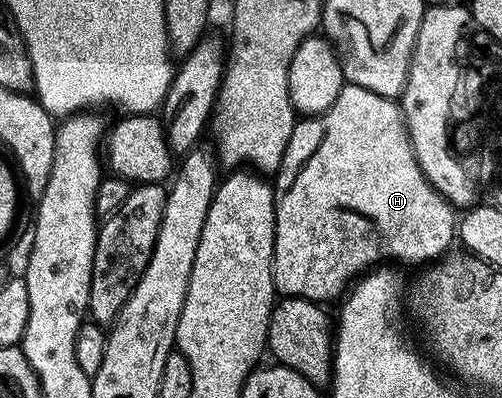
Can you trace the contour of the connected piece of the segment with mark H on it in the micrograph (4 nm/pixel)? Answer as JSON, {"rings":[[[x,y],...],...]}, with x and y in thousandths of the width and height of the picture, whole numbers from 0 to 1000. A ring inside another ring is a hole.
{"rings":[[[703,209],[685,216],[653,279],[600,296],[592,307],[586,334],[578,334],[578,354],[570,364],[562,415],[546,442],[546,470],[554,487],[550,490],[550,613],[542,648],[542,693],[550,709],[552,734],[566,746],[618,751],[624,761],[639,766],[651,764],[651,751],[675,754],[695,729],[703,704],[767,656],[781,656],[773,651],[815,651],[821,661],[837,661],[843,651],[875,653],[898,623],[892,618],[898,616],[900,601],[904,611],[912,590],[910,523],[890,510],[841,435],[813,342],[813,319],[805,312],[805,281],[783,251],[761,244],[753,234],[737,234],[737,224],[721,224]]]}

